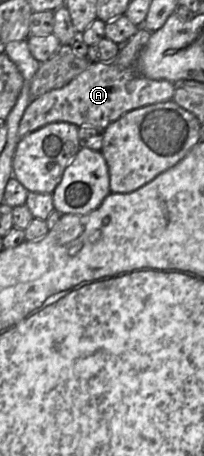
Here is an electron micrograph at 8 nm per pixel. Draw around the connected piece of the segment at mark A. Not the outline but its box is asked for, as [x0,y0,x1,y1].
[18,29,176,139]

